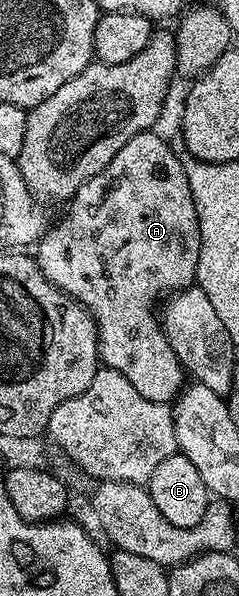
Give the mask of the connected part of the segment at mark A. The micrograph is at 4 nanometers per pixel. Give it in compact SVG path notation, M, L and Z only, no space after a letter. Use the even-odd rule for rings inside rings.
M146 132L135 136L131 140L127 140L127 144L123 144L123 148L119 148L119 152L115 152L115 160L111 160L111 164L107 164L107 168L103 168L103 172L91 176L91 180L87 180L74 192L67 209L69 211L66 212L65 218L59 219L54 226L52 223L46 229L40 242L36 243L35 257L38 268L43 272L43 276L47 276L47 280L51 280L51 284L55 284L55 288L59 288L69 298L74 298L80 306L84 306L89 311L97 325L97 348L100 361L108 369L118 370L125 376L135 388L135 392L139 392L139 396L152 402L172 403L186 385L187 375L167 340L162 319L159 317L159 307L162 305L161 298L168 299L174 294L180 294L182 290L187 290L196 283L199 248L201 247L199 220L195 212L195 200L191 196L191 184L187 184L184 161L180 157L177 159L176 152L157 135L157 132Z

